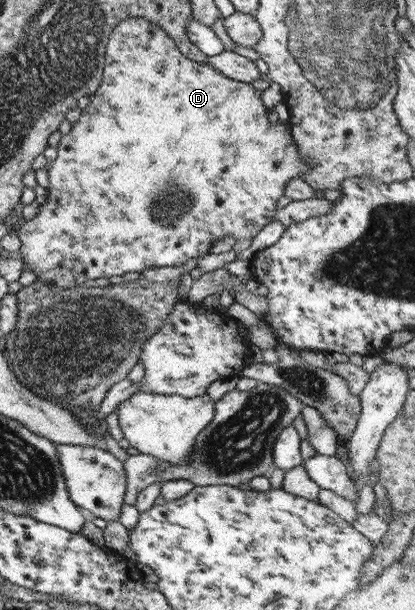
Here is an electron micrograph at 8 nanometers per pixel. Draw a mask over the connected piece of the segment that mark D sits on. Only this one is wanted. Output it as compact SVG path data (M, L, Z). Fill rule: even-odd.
M134 17L117 24L108 39L105 49L105 67L103 82L92 96L89 106L82 111L80 121L73 124L68 135L61 137L56 147L58 157L48 170L49 191L47 198L40 205L40 211L16 230L21 247L17 253L29 263L31 271L41 283L53 284L54 287L69 289L81 286L89 279L107 279L124 273L140 273L151 267L179 267L187 264L189 259L204 257L212 244L224 237L233 237L237 242L255 240L255 235L263 227L272 223L277 211L277 201L285 195L285 187L293 179L302 179L312 169L310 161L304 161L302 153L293 140L289 123L271 124L268 109L263 105L262 92L253 85L234 81L221 75L213 65L199 63L185 57L175 46L169 32L157 27L155 22L143 17Z

